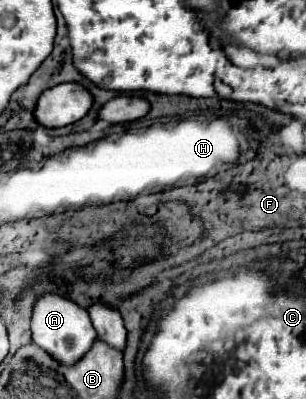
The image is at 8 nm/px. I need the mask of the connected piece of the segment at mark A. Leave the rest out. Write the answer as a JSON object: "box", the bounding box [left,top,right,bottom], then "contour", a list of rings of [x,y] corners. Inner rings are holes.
{"box":[32,294,96,366],"contour":[[[44,294],[34,304],[32,340],[40,348],[44,348],[56,362],[62,362],[62,366],[72,366],[72,362],[78,362],[78,358],[82,358],[86,350],[90,350],[96,340],[96,332],[92,328],[88,312],[78,304],[56,294]]]}

